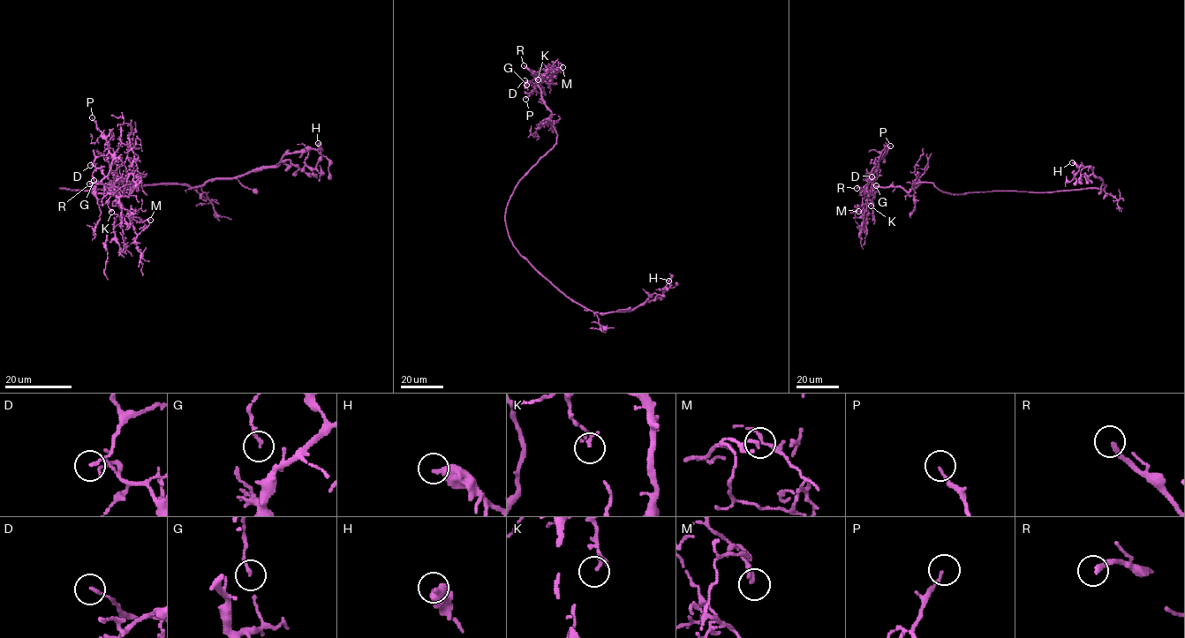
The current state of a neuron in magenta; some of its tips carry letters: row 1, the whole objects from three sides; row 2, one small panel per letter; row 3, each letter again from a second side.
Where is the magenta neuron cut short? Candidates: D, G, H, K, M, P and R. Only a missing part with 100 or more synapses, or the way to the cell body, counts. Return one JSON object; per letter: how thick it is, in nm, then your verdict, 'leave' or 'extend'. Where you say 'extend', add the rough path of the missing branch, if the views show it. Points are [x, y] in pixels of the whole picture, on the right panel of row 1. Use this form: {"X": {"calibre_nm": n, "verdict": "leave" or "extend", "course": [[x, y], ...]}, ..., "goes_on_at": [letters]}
{"D": {"calibre_nm": 130, "verdict": "leave"}, "G": {"calibre_nm": 150, "verdict": "leave"}, "H": {"calibre_nm": 400, "verdict": "leave"}, "K": {"calibre_nm": 110, "verdict": "leave"}, "M": {"calibre_nm": 180, "verdict": "leave"}, "P": {"calibre_nm": 130, "verdict": "leave"}, "R": {"calibre_nm": 240, "verdict": "extend", "course": [[856, 188], [841, 190], [841, 206], [830, 210]]}, "goes_on_at": ["R"]}

